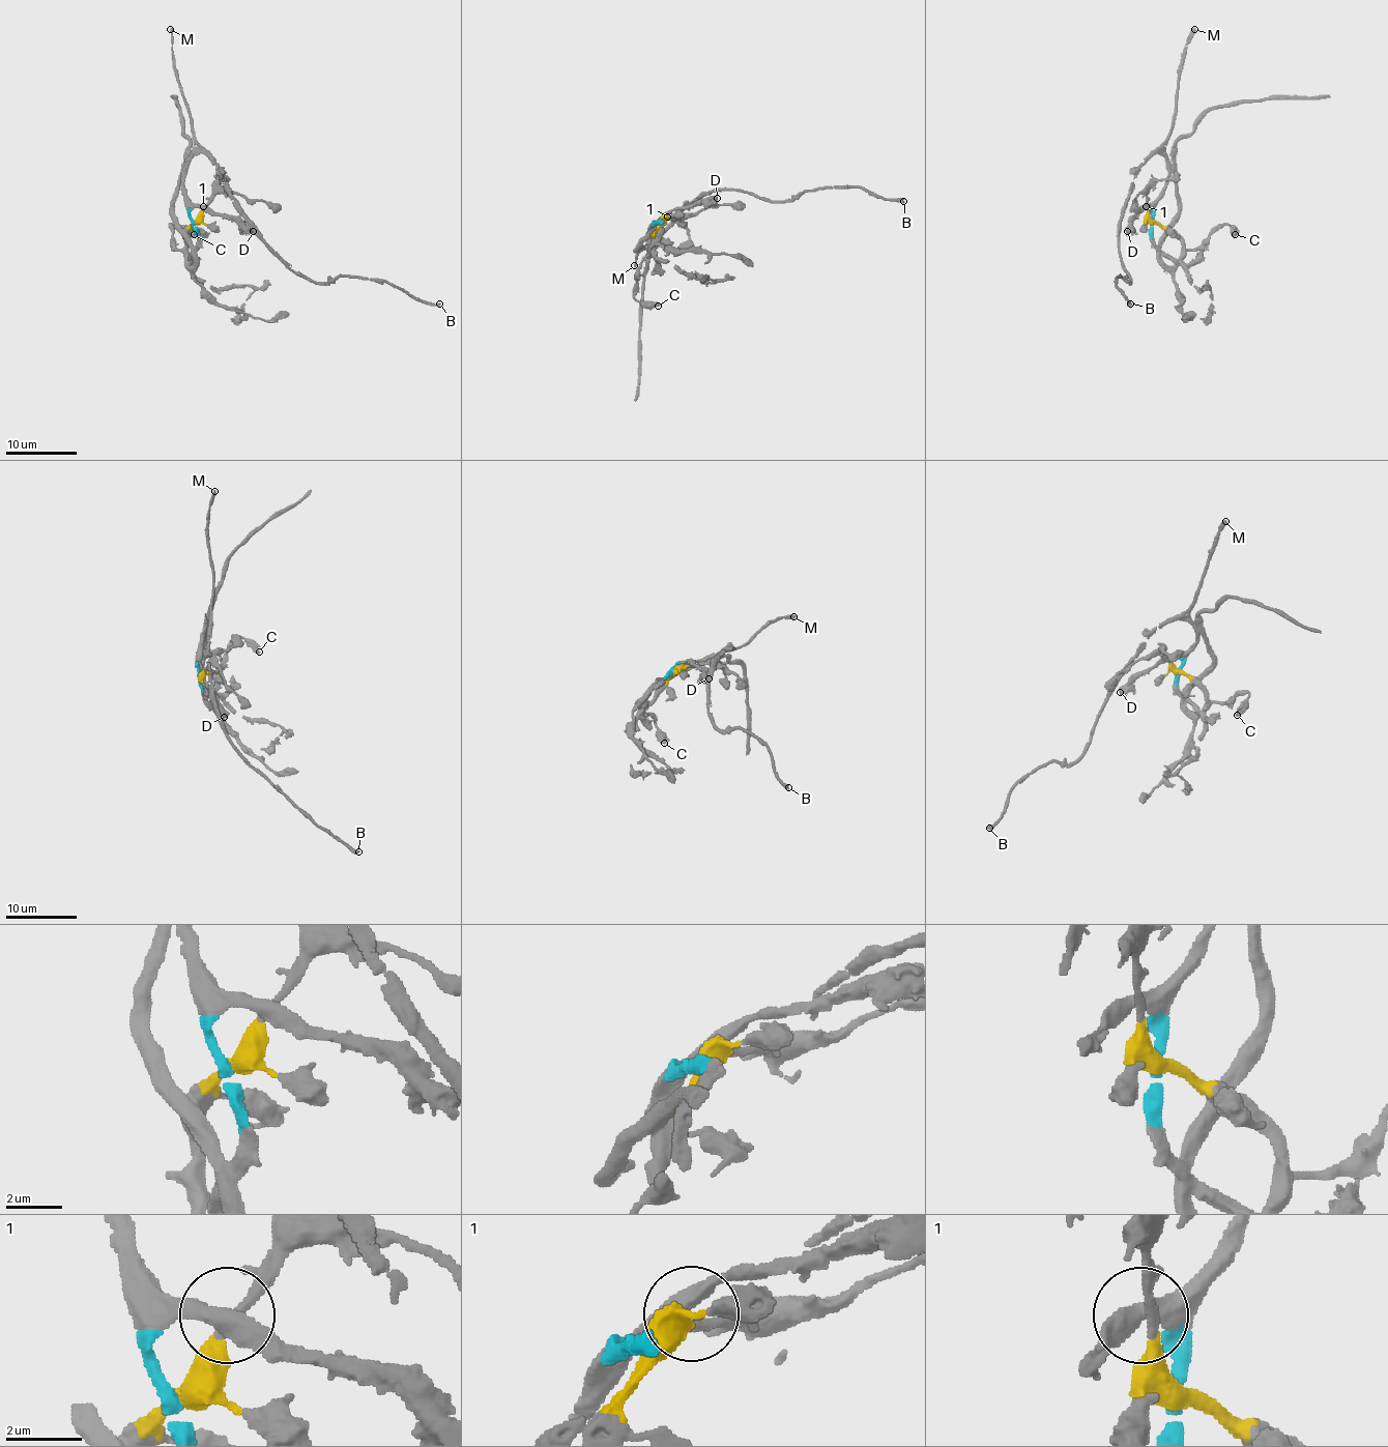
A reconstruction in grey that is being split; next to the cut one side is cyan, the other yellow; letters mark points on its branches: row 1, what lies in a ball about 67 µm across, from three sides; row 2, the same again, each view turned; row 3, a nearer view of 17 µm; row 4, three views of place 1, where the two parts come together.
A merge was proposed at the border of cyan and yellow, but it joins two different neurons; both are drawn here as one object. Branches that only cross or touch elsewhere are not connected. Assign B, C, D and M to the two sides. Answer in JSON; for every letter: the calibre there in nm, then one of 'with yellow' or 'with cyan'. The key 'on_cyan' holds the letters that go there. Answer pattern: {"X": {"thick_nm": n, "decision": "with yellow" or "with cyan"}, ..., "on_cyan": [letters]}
{"B": {"thick_nm": 300, "decision": "with cyan"}, "C": {"thick_nm": 500, "decision": "with yellow"}, "D": {"thick_nm": 480, "decision": "with cyan"}, "M": {"thick_nm": 340, "decision": "with cyan"}, "on_cyan": ["B", "D", "M"]}

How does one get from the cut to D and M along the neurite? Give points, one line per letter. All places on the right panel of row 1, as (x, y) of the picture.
D: (1152, 223), (1152, 212), (1146, 206), (1127, 231)
M: (1152, 223), (1152, 201), (1166, 180), (1168, 158), (1164, 148), (1183, 52), (1188, 36), (1195, 29)

